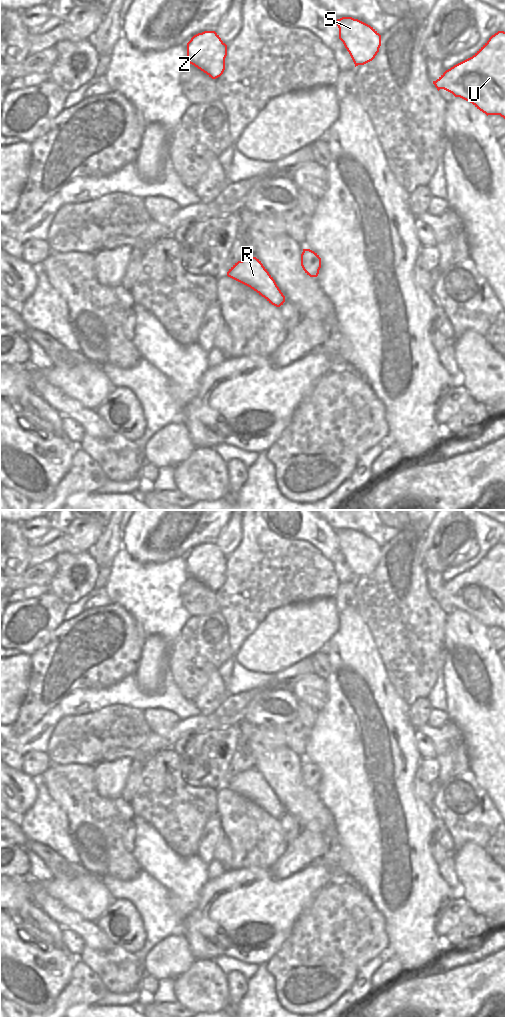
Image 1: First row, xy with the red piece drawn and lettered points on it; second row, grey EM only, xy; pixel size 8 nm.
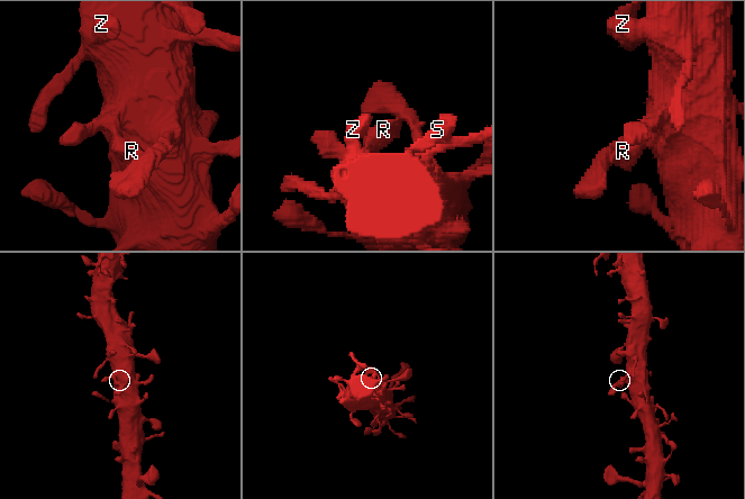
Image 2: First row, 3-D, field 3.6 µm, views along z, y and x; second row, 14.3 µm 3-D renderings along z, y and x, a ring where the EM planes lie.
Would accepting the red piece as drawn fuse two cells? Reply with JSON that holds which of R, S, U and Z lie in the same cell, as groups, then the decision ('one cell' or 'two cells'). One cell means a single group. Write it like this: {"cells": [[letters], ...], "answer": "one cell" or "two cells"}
{"cells": [["R", "S", "U", "Z"]], "answer": "one cell"}

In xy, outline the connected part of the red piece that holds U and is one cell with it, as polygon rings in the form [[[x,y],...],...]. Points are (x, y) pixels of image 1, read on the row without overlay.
[[[498,543],[470,570],[446,582],[433,596],[439,603],[444,601],[455,609],[472,615],[477,621],[488,627],[500,627],[505,631],[505,544]]]

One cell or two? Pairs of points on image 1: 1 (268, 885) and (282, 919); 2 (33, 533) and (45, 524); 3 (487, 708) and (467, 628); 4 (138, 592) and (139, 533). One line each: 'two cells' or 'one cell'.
1: one cell
2: one cell
3: one cell
4: two cells

